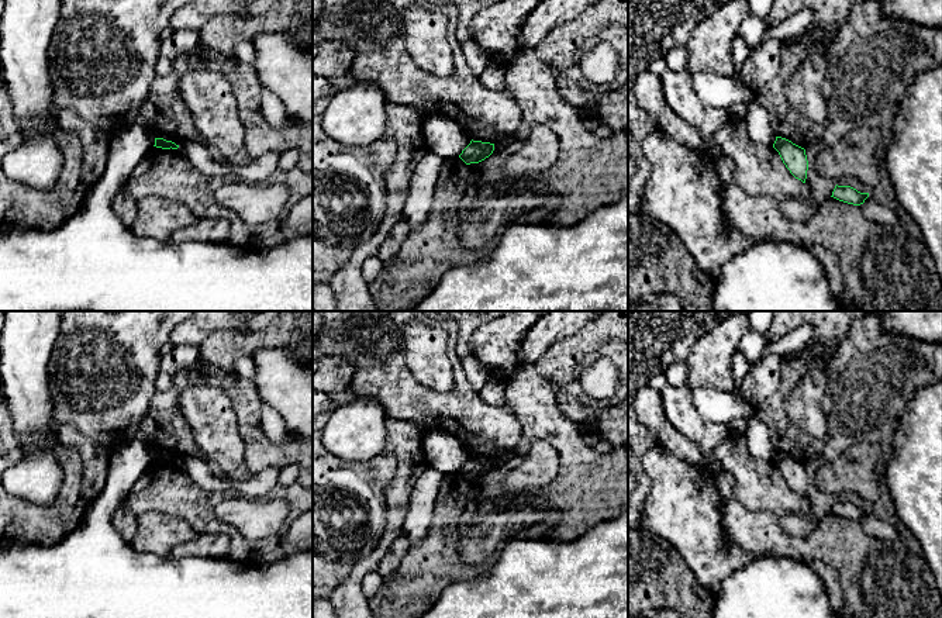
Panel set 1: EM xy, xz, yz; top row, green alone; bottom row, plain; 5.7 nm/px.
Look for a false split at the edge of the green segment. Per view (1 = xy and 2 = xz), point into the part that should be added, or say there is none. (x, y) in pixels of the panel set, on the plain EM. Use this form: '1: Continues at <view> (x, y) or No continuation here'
1: No continuation here
2: No continuation here

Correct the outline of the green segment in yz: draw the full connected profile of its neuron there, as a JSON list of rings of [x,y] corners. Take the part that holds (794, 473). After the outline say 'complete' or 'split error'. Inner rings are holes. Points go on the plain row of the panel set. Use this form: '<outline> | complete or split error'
[[[776,452],[773,463],[779,467],[790,488],[805,498],[808,486],[805,465],[781,452]]] | complete

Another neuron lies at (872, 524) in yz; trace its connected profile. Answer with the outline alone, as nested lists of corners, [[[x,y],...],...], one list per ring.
[[[870,510],[865,515],[863,519],[859,521],[862,528],[866,534],[887,541],[900,541],[897,529],[888,524],[887,521],[881,519],[880,517],[874,515]]]

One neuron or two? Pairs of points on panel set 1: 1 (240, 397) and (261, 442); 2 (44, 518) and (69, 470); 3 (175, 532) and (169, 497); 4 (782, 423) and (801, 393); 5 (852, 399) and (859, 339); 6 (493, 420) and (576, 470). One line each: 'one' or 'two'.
1: one
2: one
3: two
4: two
5: one
6: two

